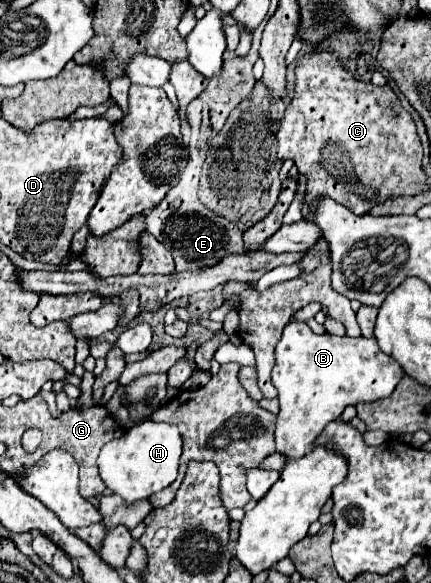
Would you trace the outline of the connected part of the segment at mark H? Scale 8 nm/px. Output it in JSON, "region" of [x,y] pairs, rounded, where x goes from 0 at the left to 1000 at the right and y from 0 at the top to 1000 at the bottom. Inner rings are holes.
{"region":[[[355,720],[299,734],[281,751],[248,758],[225,786],[230,816],[244,834],[276,847],[290,861],[318,861],[387,837],[411,820],[420,782],[420,744],[401,727],[364,727]]]}

